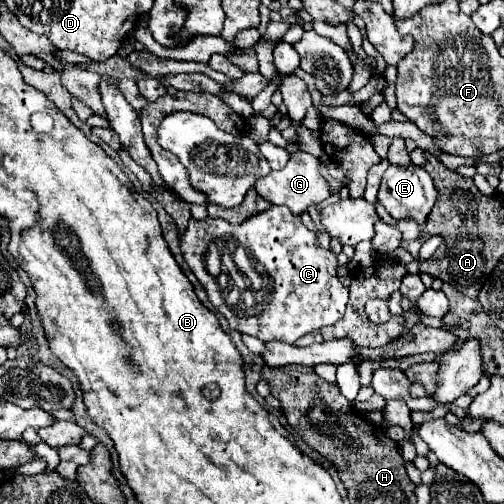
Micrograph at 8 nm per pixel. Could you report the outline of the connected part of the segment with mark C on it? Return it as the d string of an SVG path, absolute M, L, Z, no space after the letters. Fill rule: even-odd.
M271 206L265 212L249 216L247 220L243 220L243 224L227 224L227 220L209 216L205 220L189 220L187 232L181 236L181 252L189 270L207 290L211 304L225 314L225 318L229 320L229 328L241 334L251 334L259 340L279 340L285 344L293 344L307 332L313 332L327 324L335 324L345 312L349 292L337 280L335 254L331 250L323 250L317 244L315 232L307 230L301 218L291 214L285 206ZM237 246L243 246L247 250L249 262L257 266L257 298L251 288L251 280L233 264L233 252L237 250Z

